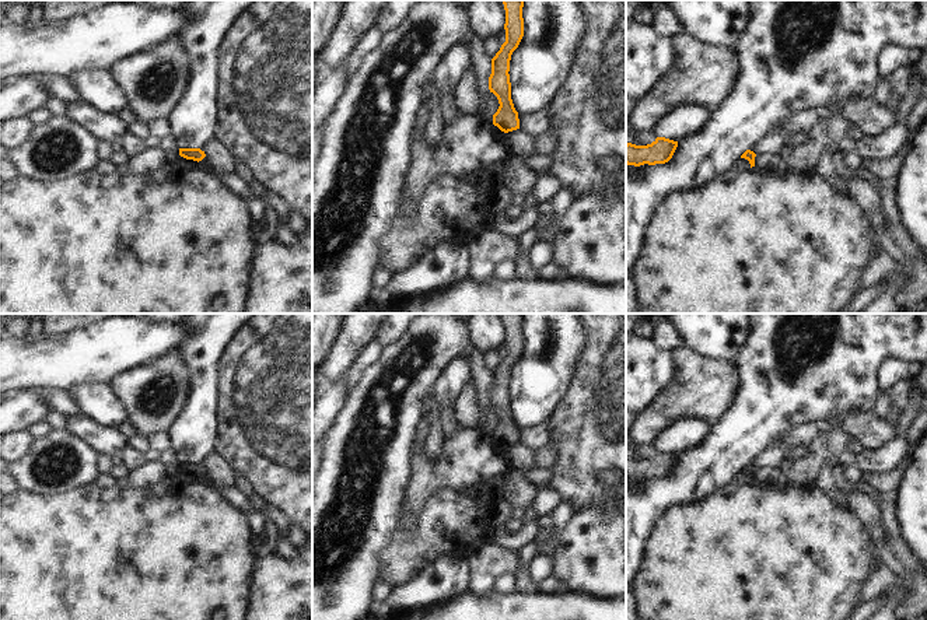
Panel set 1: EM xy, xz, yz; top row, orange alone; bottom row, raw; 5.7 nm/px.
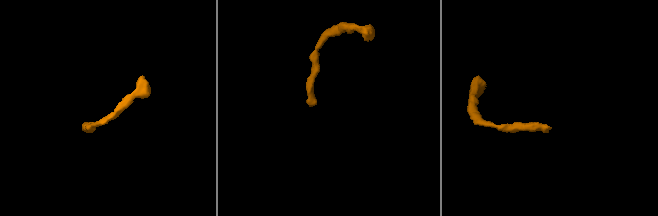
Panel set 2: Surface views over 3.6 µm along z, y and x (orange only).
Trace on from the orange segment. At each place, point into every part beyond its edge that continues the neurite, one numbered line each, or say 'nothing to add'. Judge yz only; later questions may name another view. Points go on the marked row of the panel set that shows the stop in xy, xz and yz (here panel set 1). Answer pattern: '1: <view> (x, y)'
nothing to add.

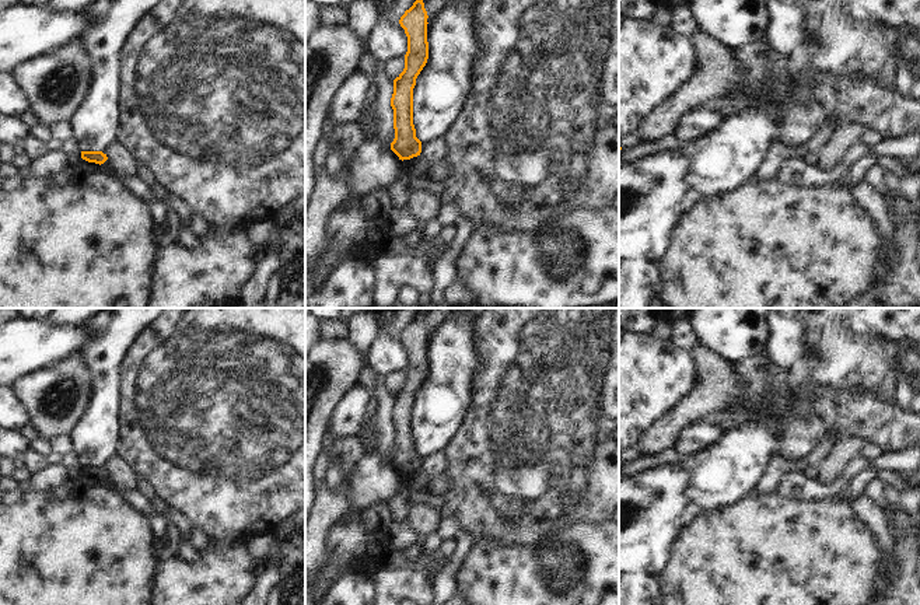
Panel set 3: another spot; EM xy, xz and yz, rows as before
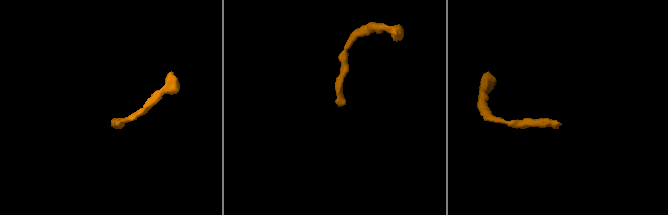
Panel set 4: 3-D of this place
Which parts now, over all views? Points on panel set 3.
nothing to add.

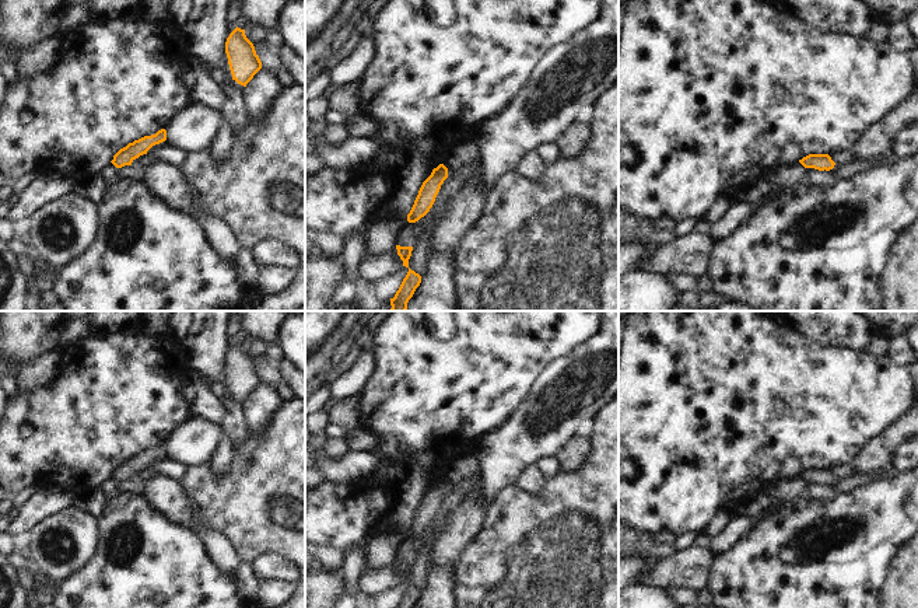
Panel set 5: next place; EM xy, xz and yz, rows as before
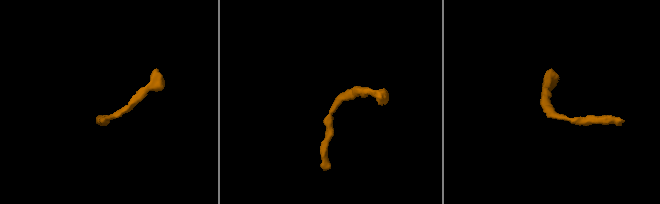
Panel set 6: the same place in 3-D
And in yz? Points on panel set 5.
nothing to add.

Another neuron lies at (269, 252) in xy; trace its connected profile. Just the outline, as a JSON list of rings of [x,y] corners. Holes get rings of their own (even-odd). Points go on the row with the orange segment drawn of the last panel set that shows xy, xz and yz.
[[[277,238],[262,240],[250,251],[263,266],[298,266],[297,251]]]

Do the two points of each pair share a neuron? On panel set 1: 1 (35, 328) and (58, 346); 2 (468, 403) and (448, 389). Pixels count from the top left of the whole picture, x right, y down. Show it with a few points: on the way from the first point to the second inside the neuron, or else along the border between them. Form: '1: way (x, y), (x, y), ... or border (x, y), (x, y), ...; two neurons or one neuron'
1: border (42, 330), (28, 335); two neurons
2: border (471, 377), (452, 400); two neurons

